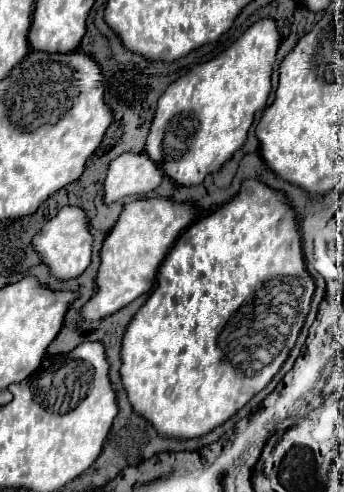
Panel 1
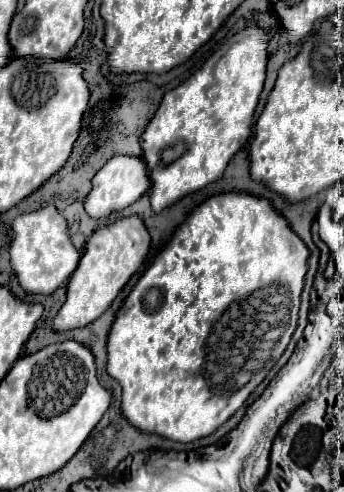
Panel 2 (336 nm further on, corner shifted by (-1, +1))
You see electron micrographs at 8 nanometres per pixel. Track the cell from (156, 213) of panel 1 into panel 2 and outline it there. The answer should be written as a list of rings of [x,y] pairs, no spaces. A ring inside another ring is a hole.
[[[123,217],[111,225],[99,227],[87,241],[85,253],[73,271],[67,285],[67,299],[53,319],[55,331],[71,331],[77,327],[85,327],[93,323],[99,315],[103,315],[127,281],[141,271],[145,265],[147,253],[151,249],[151,237],[141,217]]]

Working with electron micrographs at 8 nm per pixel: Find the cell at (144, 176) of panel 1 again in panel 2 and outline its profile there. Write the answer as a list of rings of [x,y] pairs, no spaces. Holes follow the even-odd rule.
[[[111,157],[99,173],[93,177],[93,189],[85,199],[85,211],[89,217],[101,219],[107,217],[111,211],[121,211],[135,203],[141,195],[151,189],[151,179],[147,173],[147,163],[141,157]]]

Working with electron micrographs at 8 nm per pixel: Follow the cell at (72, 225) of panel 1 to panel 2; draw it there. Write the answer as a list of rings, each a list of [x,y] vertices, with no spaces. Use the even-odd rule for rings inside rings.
[[[47,205],[35,213],[19,215],[13,221],[13,241],[9,255],[19,285],[27,293],[39,295],[51,295],[59,285],[65,285],[81,259],[81,253],[71,243],[67,221],[55,209],[55,205]]]

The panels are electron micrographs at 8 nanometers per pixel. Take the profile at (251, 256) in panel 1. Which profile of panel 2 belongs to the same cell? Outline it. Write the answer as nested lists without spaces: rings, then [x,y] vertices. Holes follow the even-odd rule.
[[[249,193],[213,195],[180,226],[117,313],[107,343],[107,373],[123,389],[121,409],[133,427],[191,443],[217,431],[283,355],[297,327],[309,249],[267,199]]]

